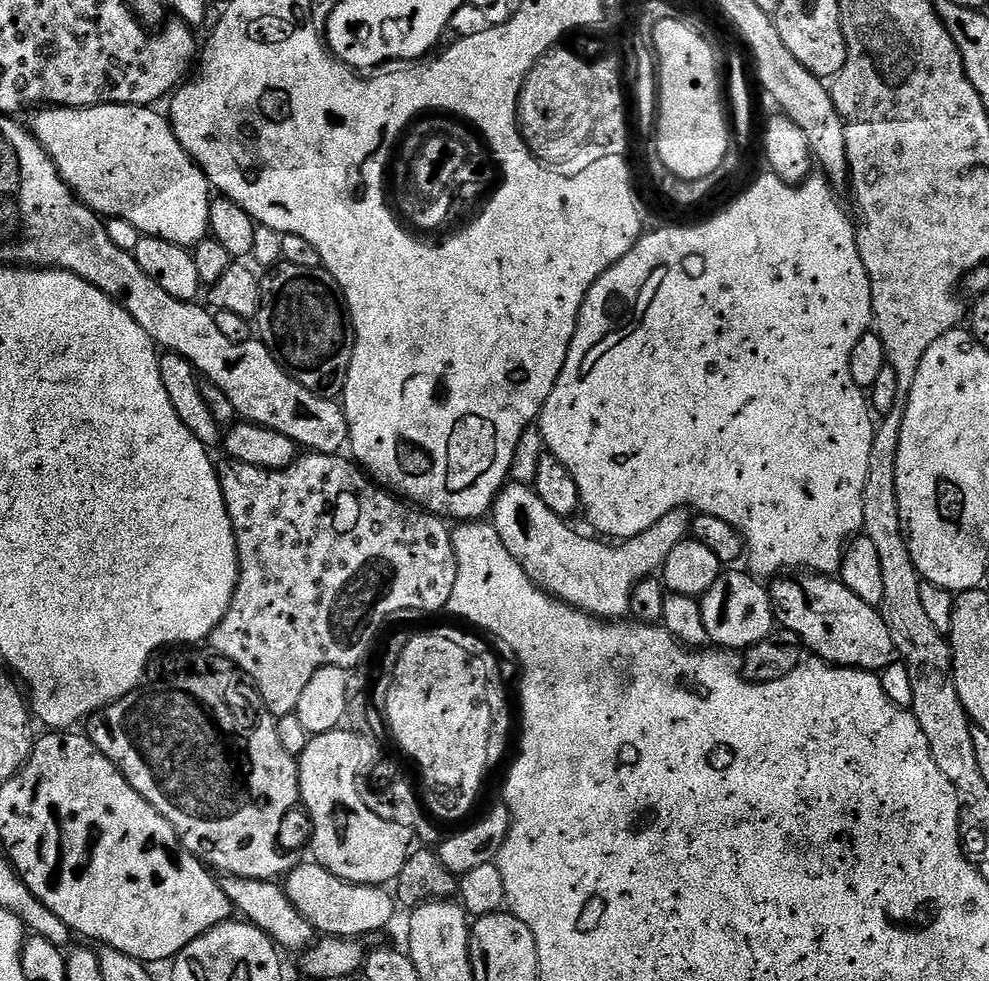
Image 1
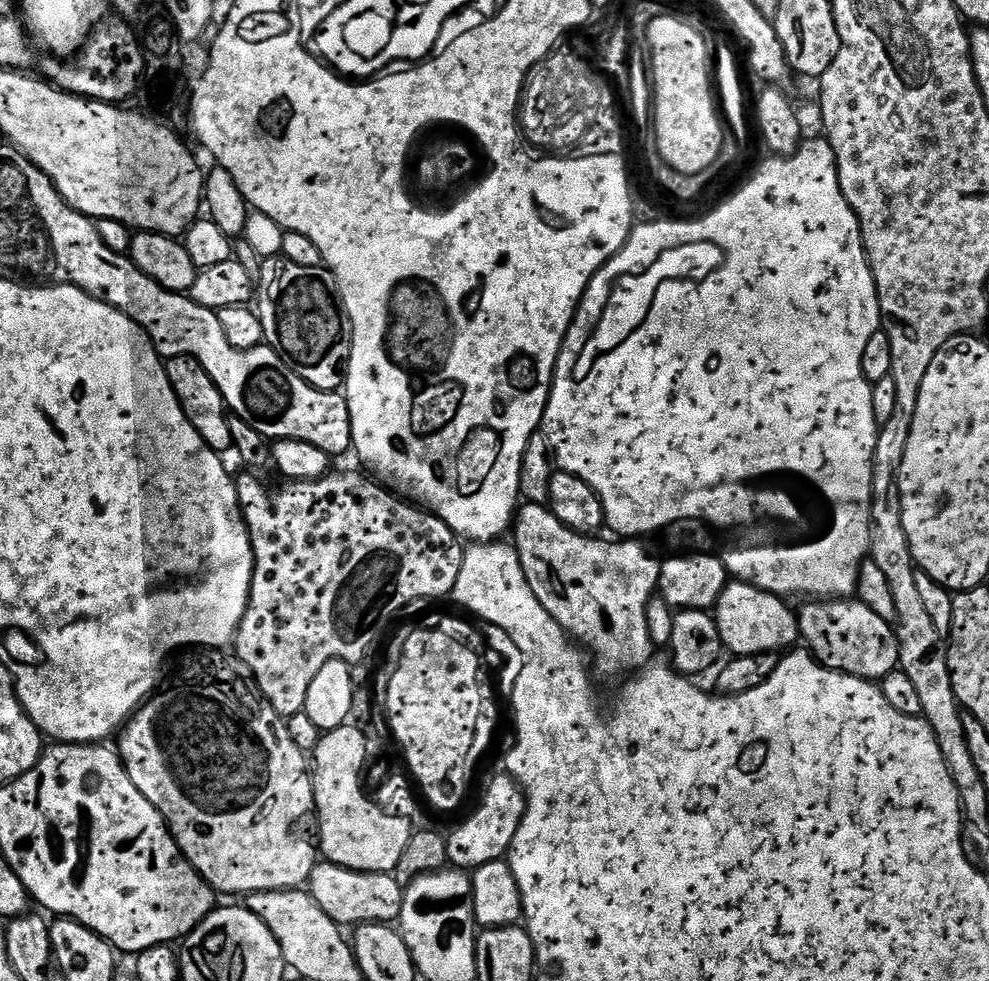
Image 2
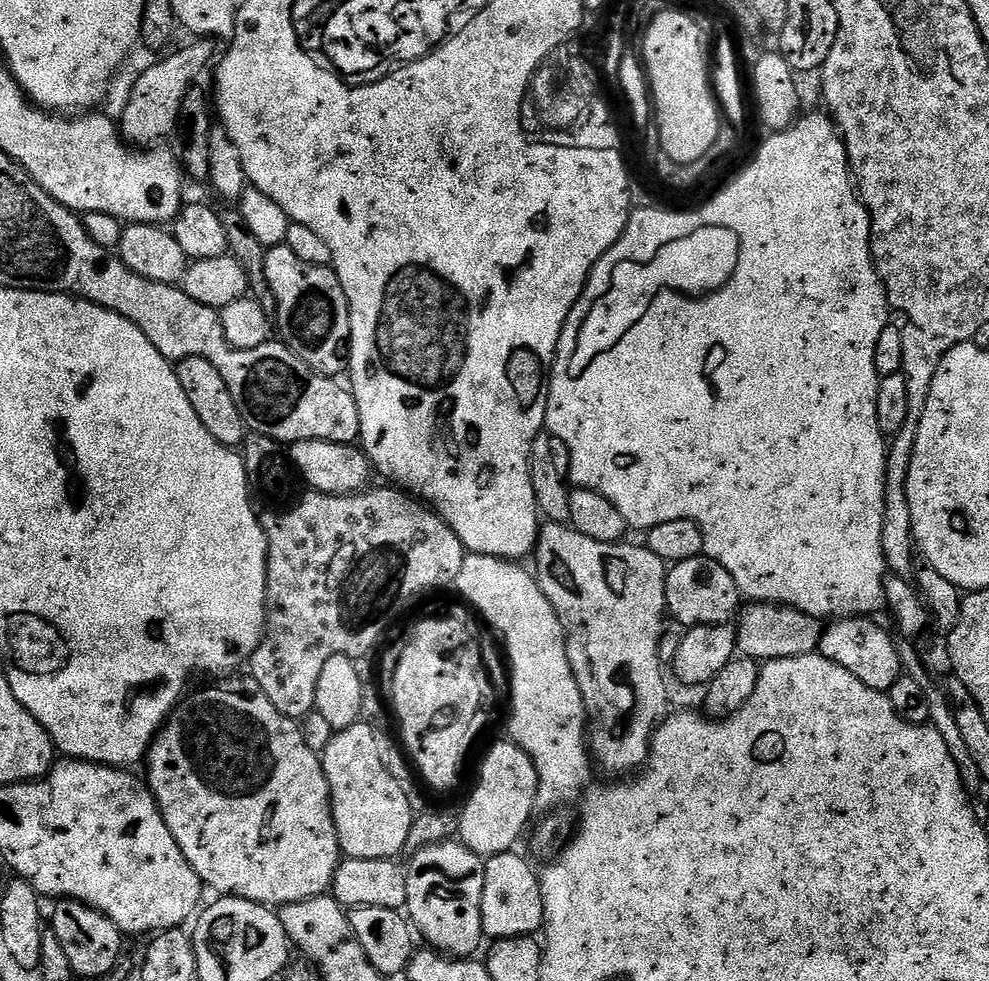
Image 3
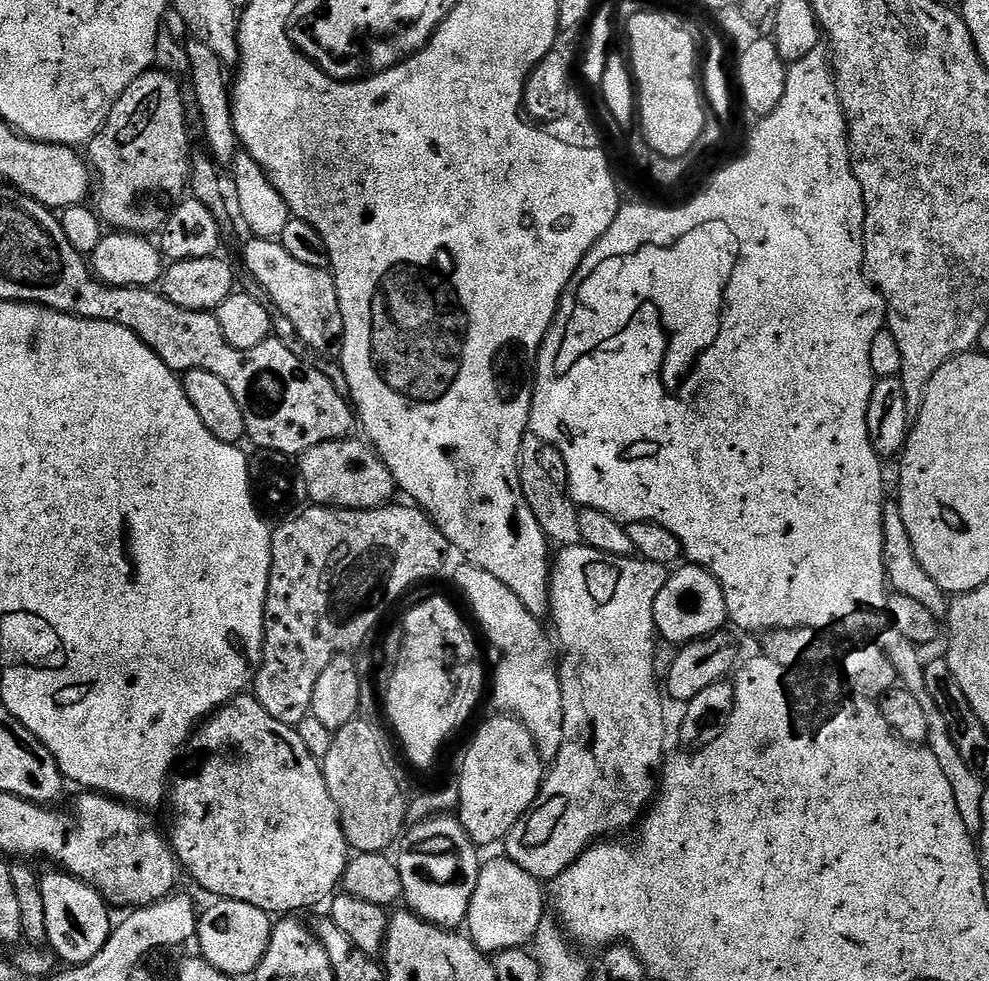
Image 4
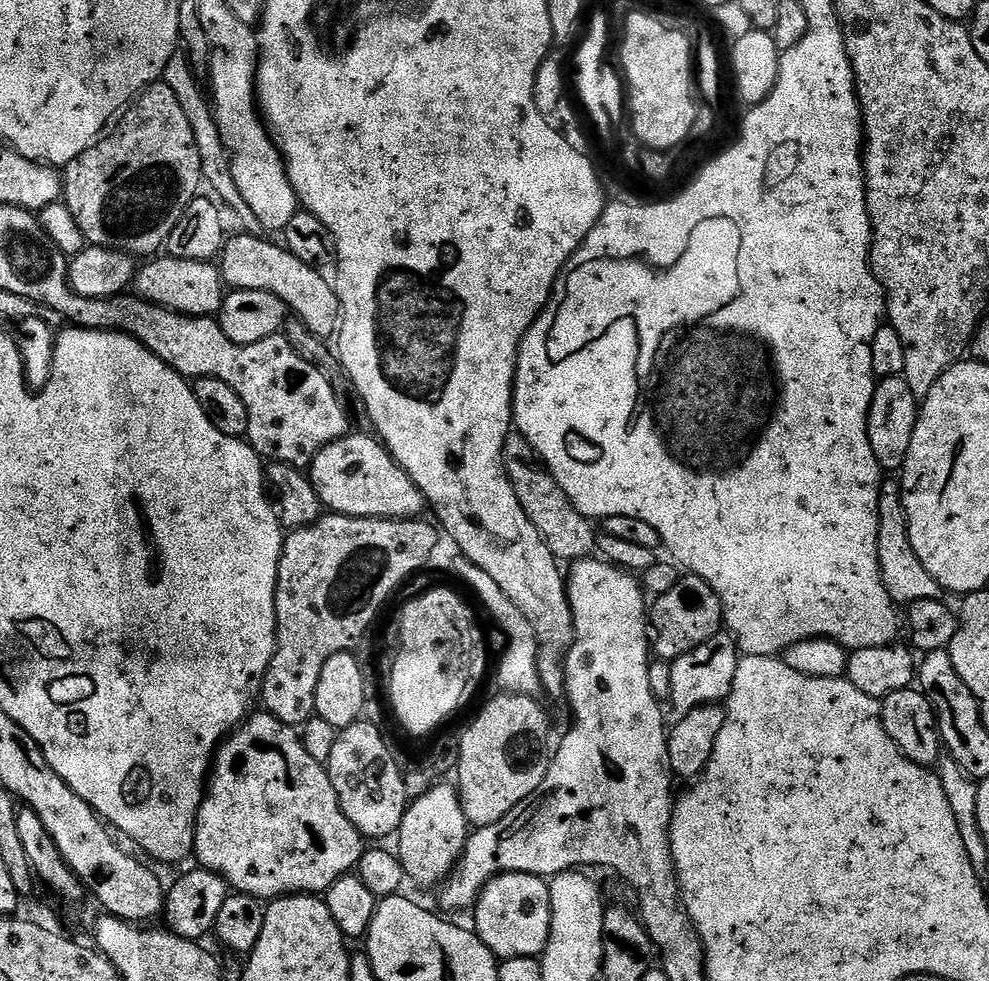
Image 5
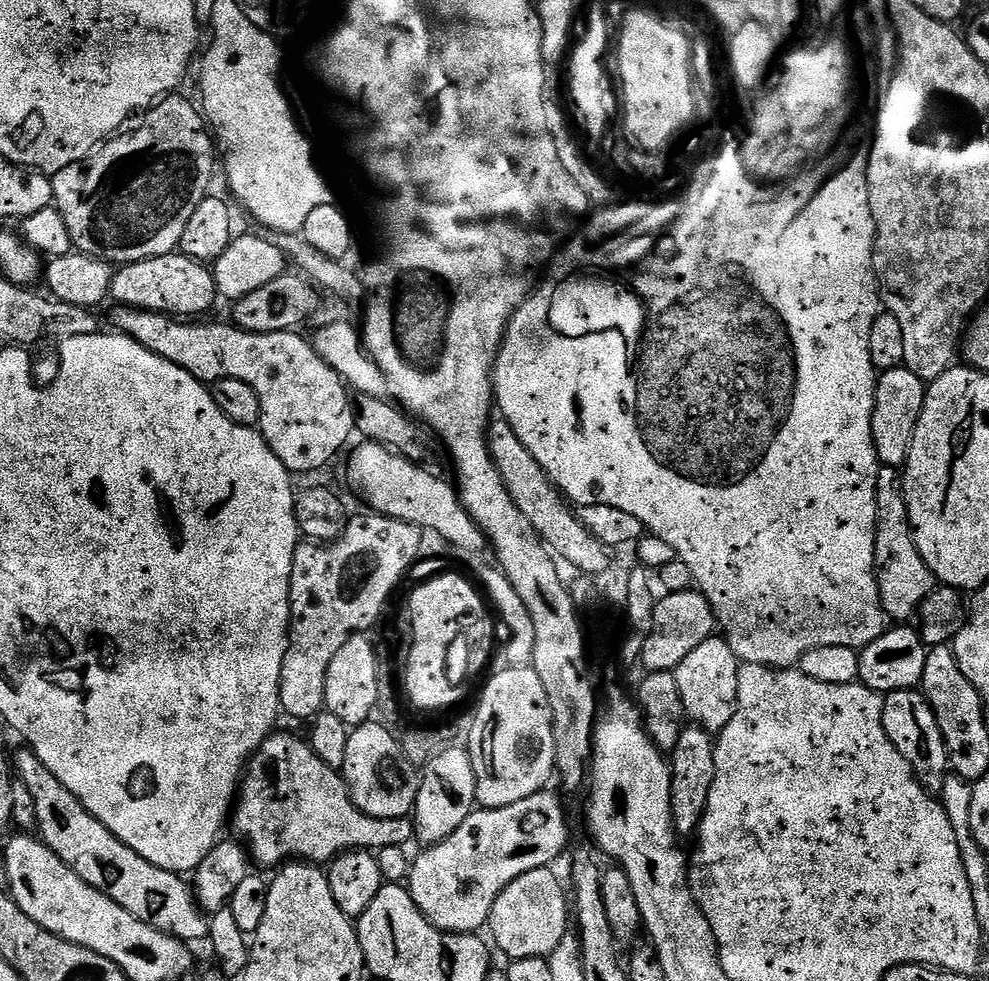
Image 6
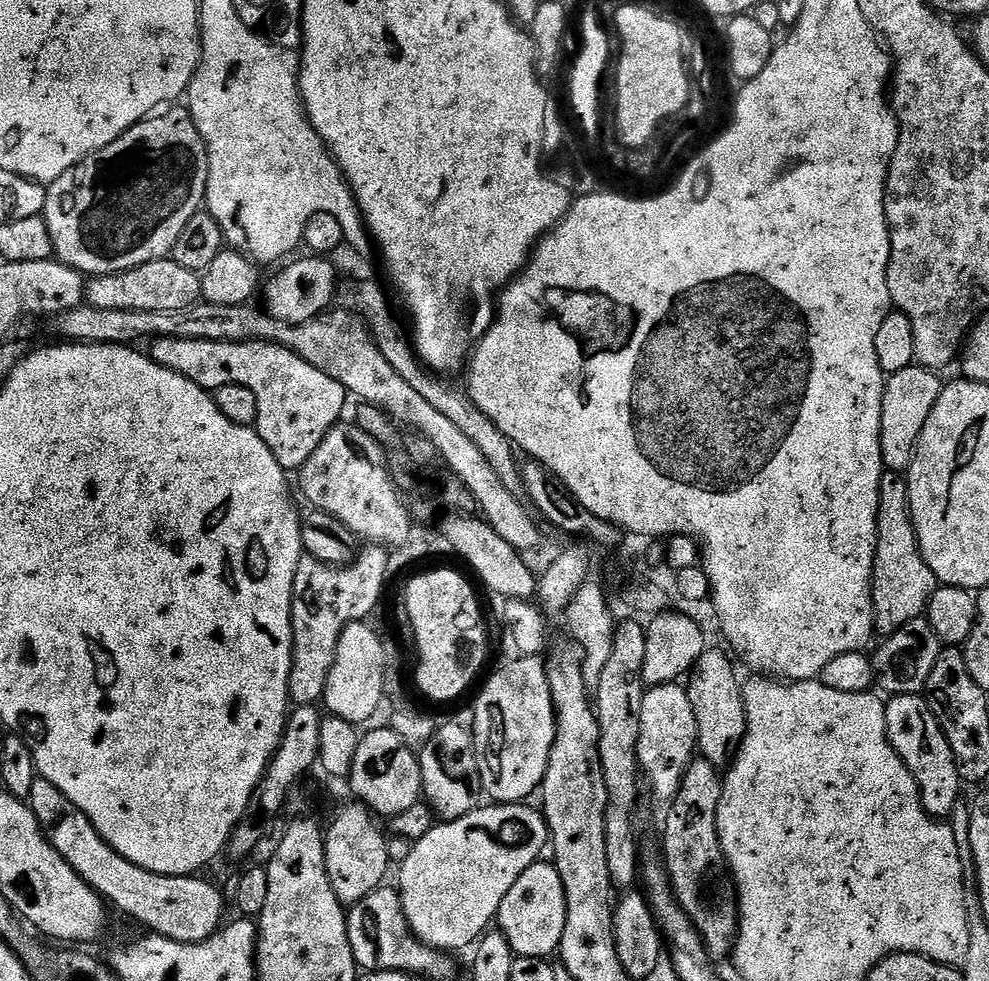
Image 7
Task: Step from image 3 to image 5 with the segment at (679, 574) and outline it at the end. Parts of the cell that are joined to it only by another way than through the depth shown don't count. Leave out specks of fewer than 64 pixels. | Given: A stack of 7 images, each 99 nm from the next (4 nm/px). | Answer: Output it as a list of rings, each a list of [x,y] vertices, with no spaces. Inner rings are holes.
[[[691,574],[681,575],[680,581],[670,590],[655,597],[656,605],[650,608],[650,628],[654,633],[654,652],[661,661],[671,662],[702,646],[710,637],[721,631],[724,611],[718,594],[702,578]]]

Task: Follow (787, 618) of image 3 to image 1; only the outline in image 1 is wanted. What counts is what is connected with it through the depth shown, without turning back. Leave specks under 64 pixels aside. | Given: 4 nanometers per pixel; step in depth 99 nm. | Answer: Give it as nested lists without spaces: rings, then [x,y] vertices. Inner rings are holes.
[[[736,570],[721,571],[714,586],[710,586],[710,590],[706,590],[706,594],[699,597],[702,622],[706,622],[706,634],[717,649],[747,650],[762,642],[762,638],[766,638],[774,630],[772,597],[769,589],[765,585],[763,588],[760,585],[763,583],[755,575],[747,571],[732,571]]]

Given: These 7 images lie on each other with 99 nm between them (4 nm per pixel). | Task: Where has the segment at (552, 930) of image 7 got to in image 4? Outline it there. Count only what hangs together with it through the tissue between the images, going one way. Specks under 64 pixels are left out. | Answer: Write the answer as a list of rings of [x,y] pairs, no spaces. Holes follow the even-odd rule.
[[[485,859],[480,866],[478,886],[466,921],[466,932],[472,943],[485,954],[531,945],[546,911],[546,892],[540,888],[543,888],[541,881],[512,860]]]

